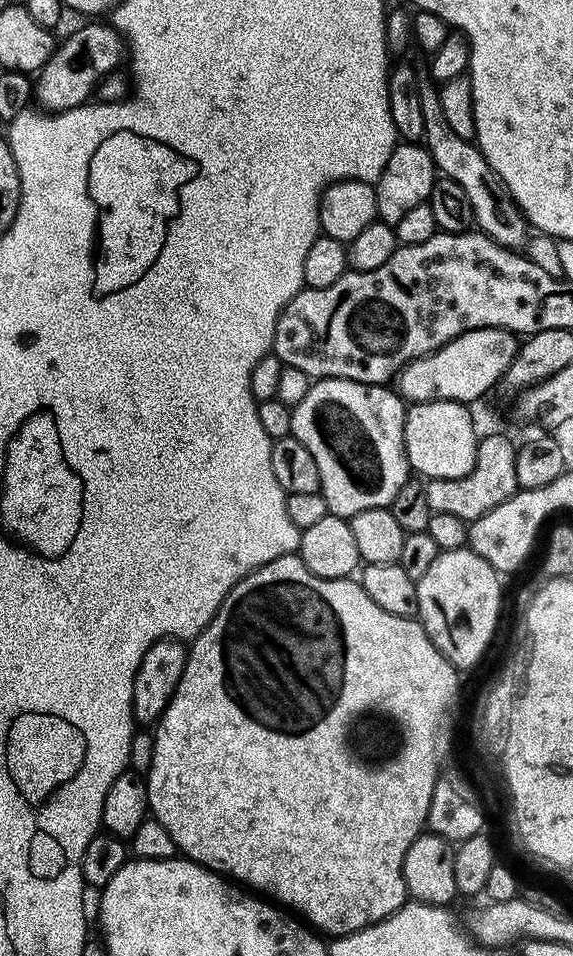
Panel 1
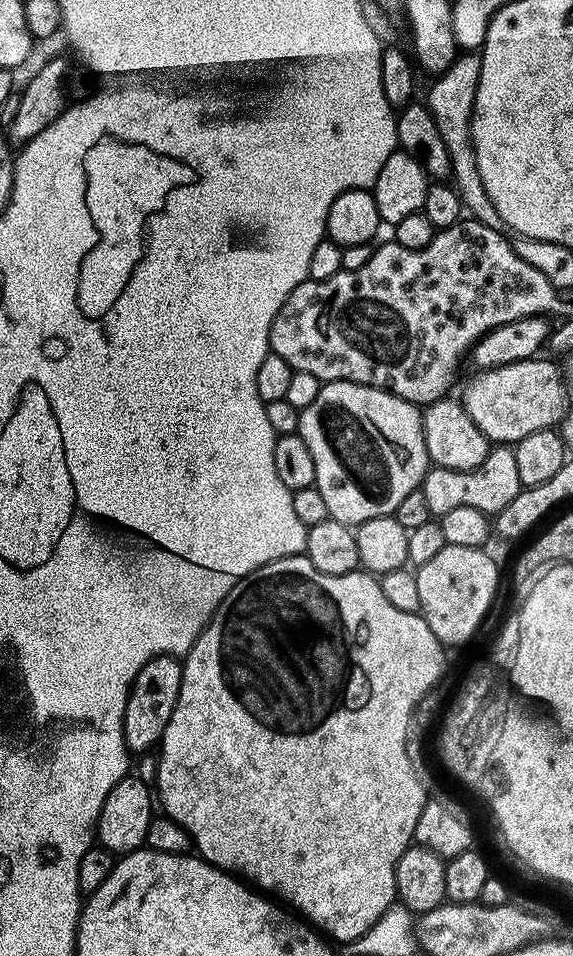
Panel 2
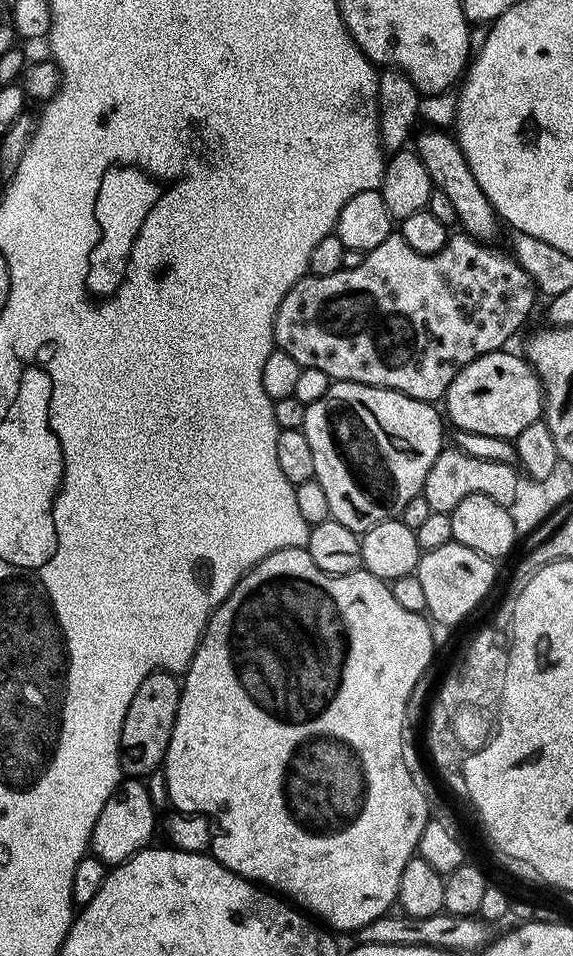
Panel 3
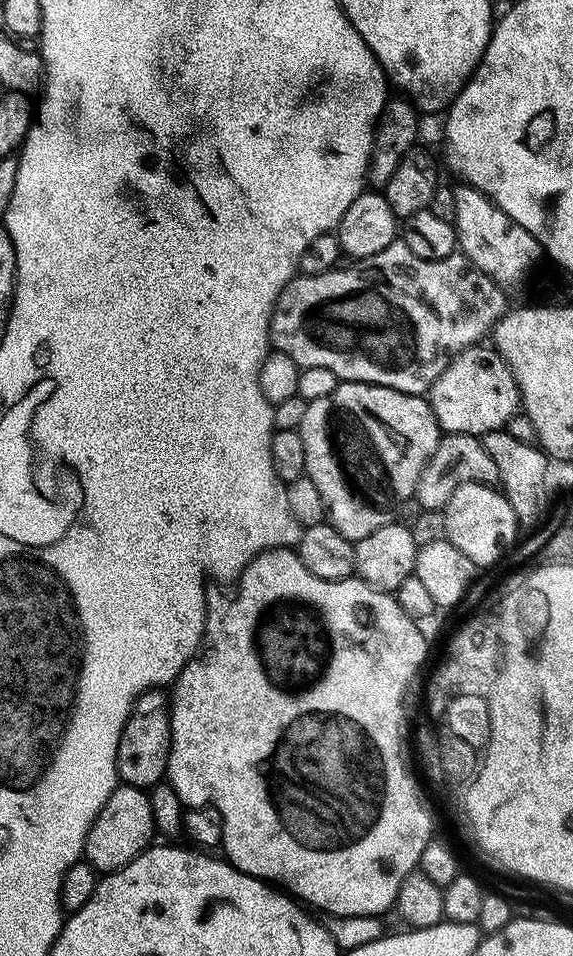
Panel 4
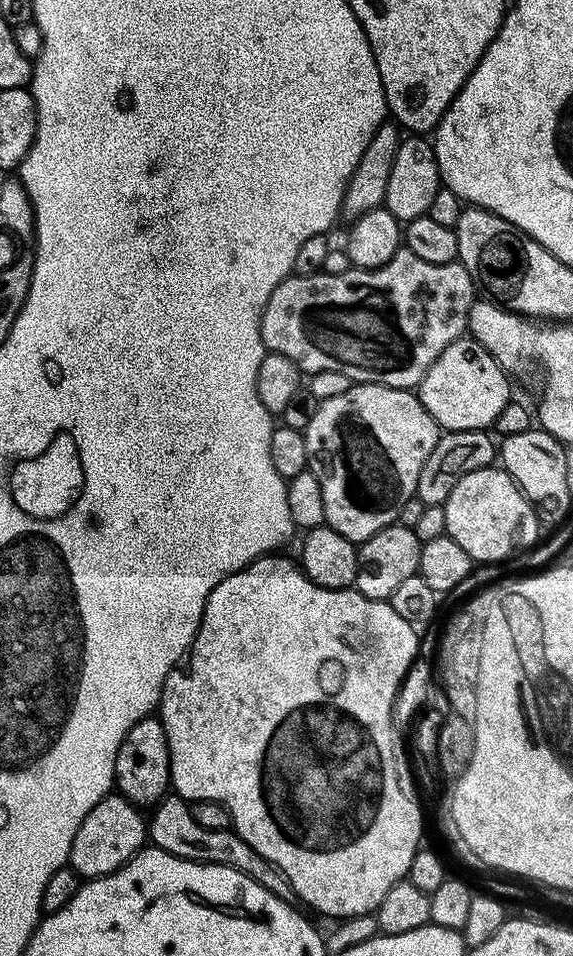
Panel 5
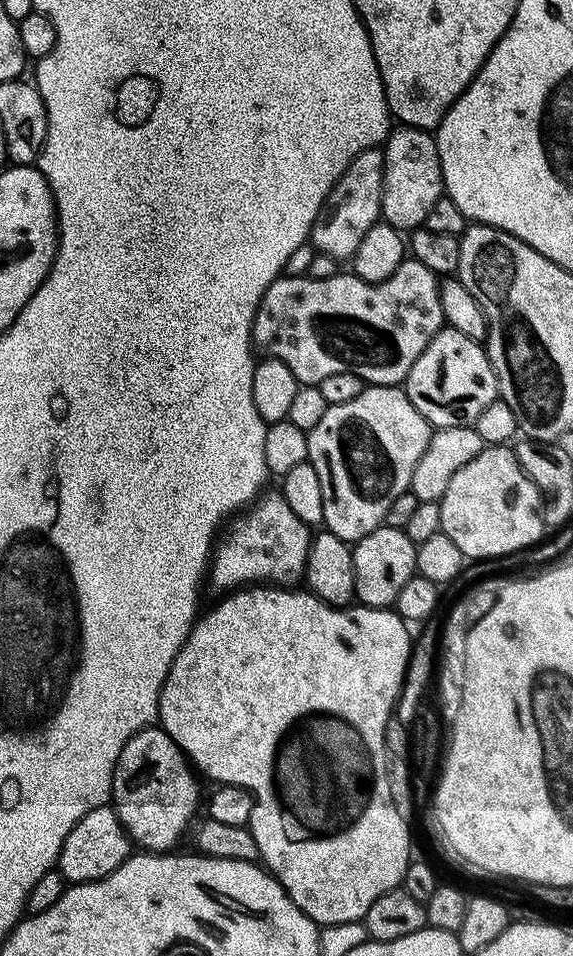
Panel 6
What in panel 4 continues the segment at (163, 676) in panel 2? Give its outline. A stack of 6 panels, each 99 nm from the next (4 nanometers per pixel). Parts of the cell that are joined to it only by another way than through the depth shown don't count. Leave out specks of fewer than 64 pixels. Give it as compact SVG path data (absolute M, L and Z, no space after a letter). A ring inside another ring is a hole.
M149 688L132 704L132 713L126 718L124 729L118 742L116 755L116 771L119 779L125 784L133 784L136 788L151 790L165 779L172 745L172 710L170 696L167 691L158 688Z

